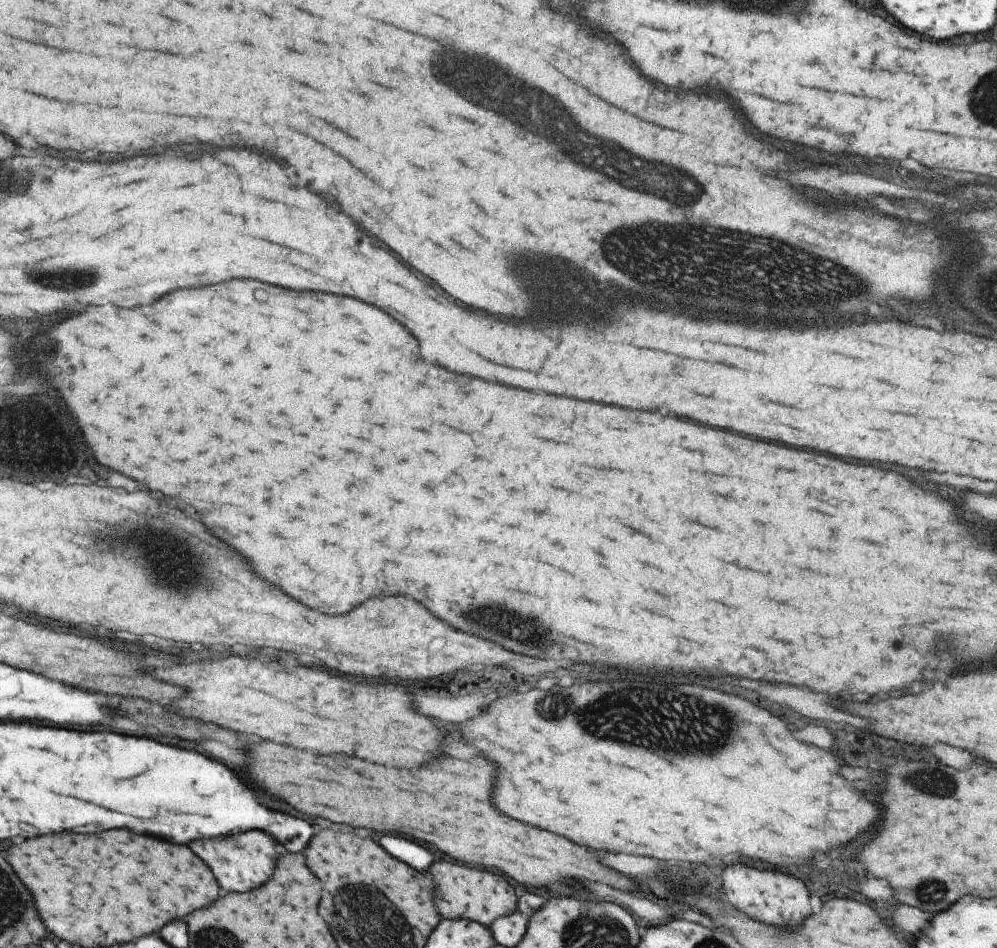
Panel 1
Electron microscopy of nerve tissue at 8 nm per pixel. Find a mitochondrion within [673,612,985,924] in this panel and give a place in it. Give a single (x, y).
(927, 780)

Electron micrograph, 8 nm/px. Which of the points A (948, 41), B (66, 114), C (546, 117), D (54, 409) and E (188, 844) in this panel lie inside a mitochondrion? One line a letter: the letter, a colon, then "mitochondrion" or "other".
A: other
B: other
C: mitochondrion
D: mitochondrion
E: other

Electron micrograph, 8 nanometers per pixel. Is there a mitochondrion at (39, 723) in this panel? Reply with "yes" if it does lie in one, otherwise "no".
no

